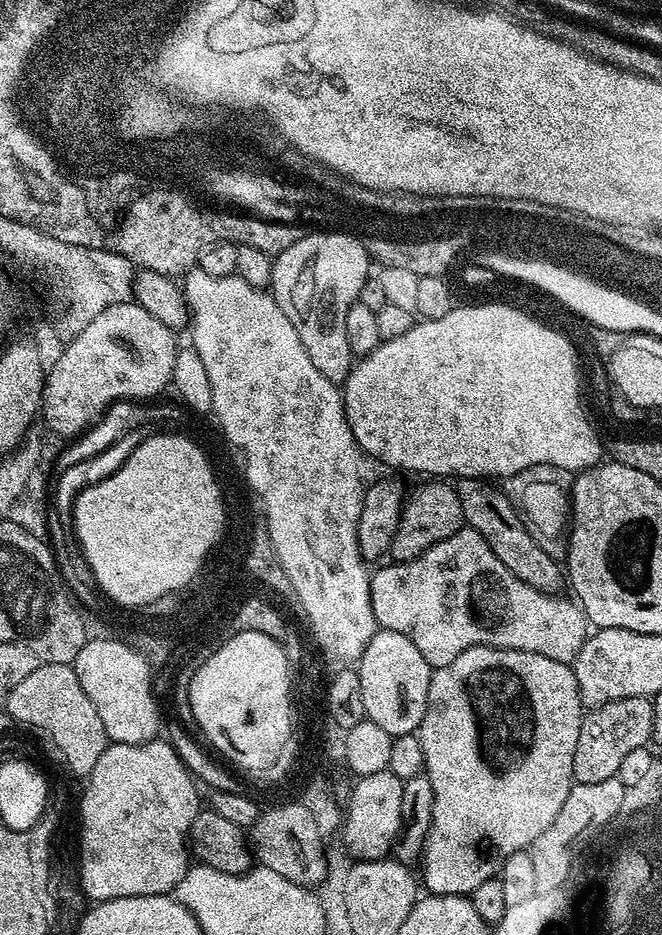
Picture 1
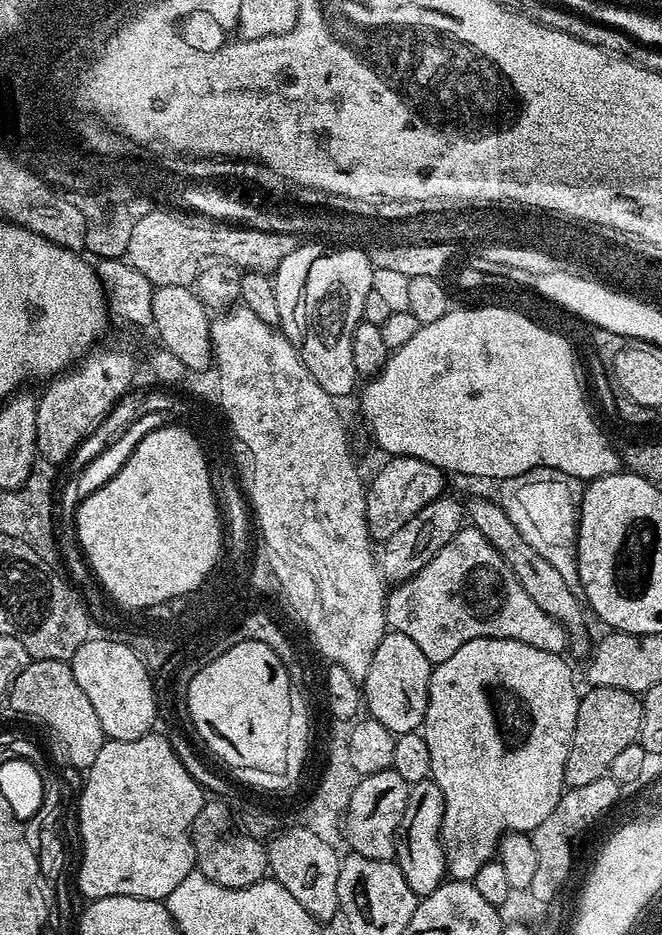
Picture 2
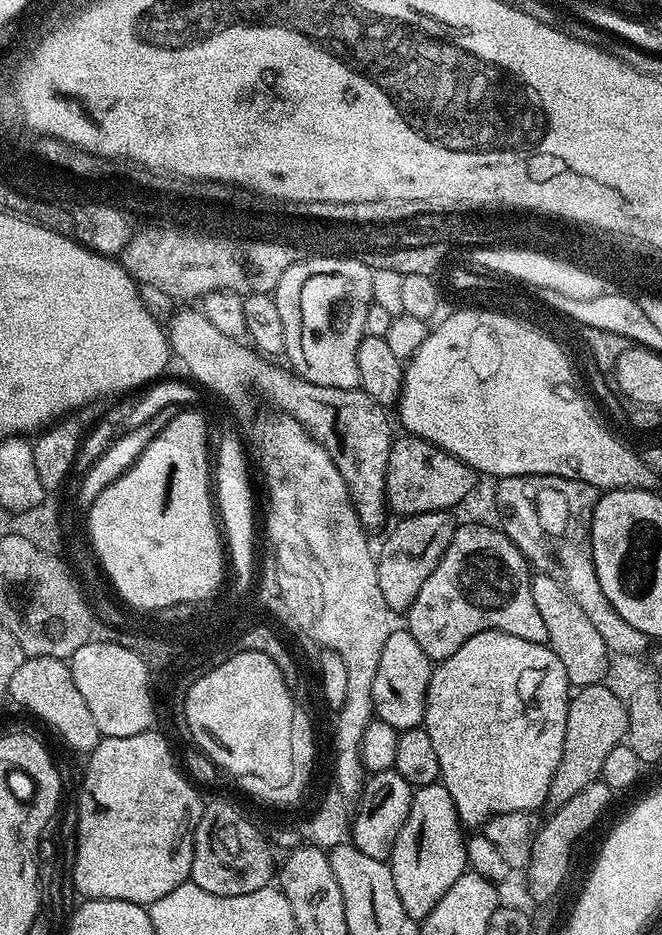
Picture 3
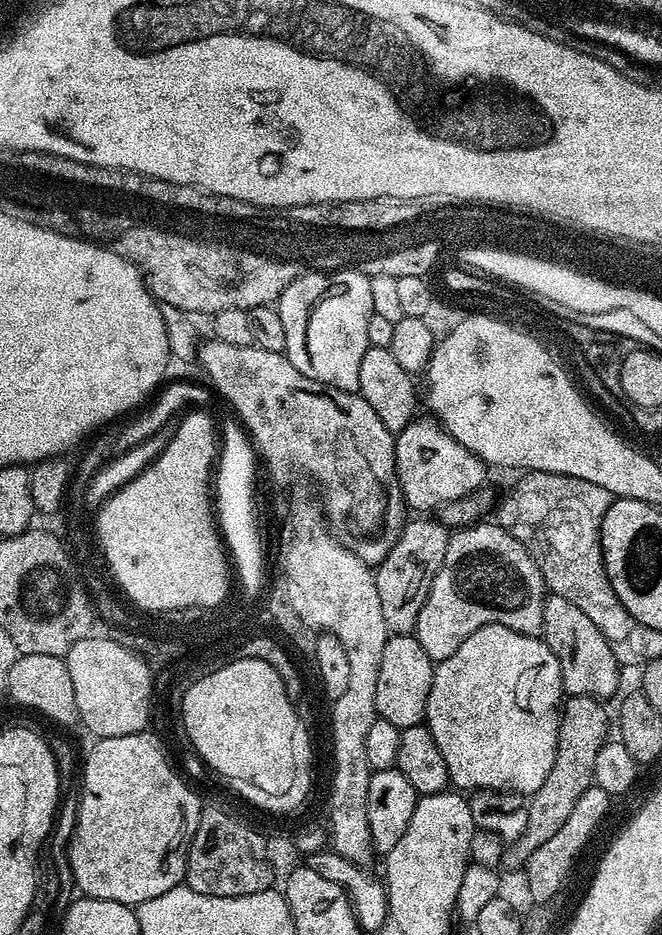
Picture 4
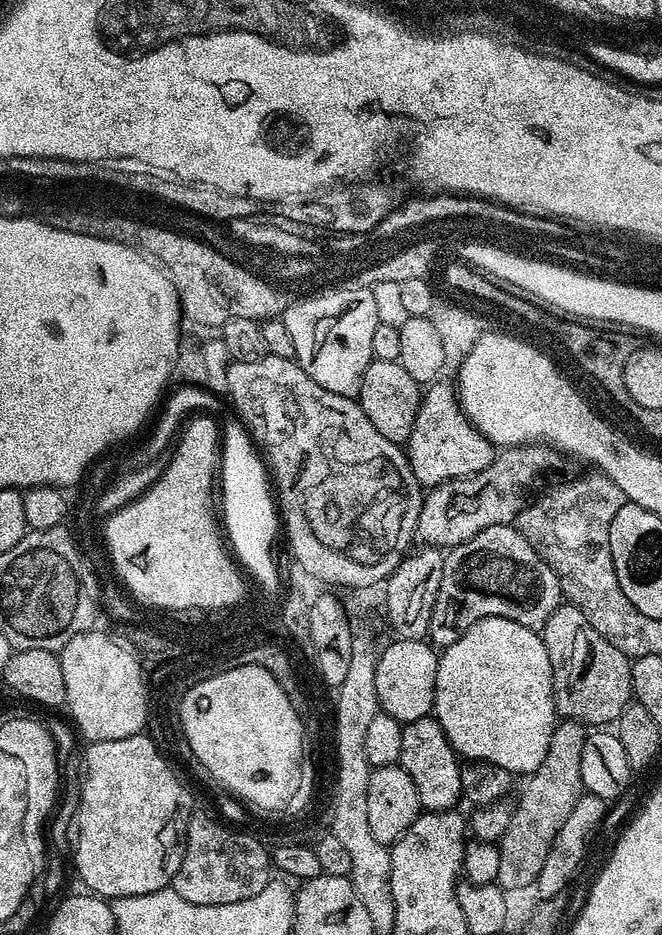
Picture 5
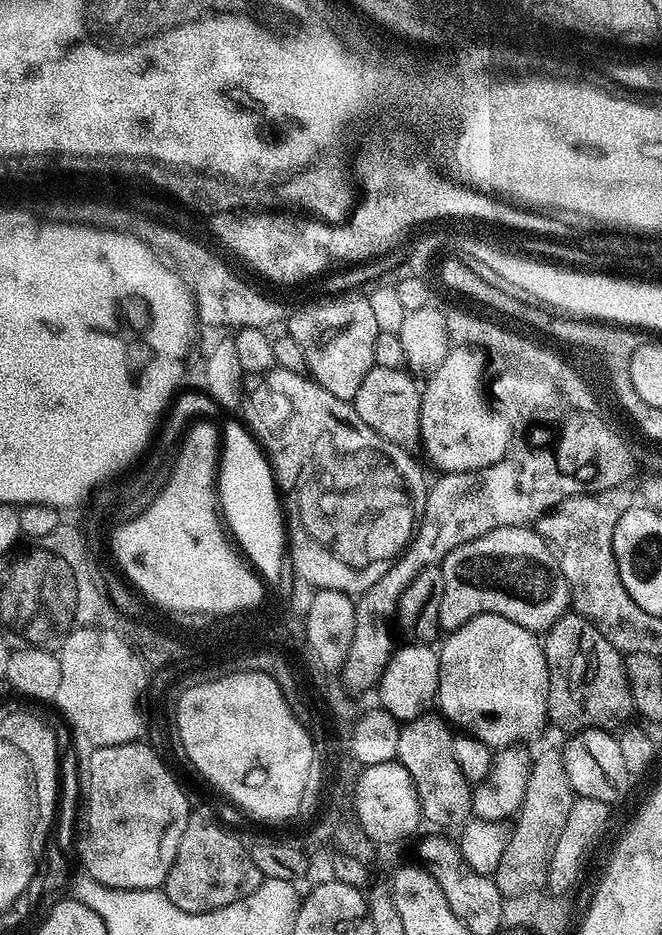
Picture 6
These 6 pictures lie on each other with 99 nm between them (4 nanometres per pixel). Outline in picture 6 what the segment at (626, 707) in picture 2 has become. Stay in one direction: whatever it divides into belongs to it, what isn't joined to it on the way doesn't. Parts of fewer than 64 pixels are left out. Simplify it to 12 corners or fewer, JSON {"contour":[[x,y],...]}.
{"contour":[[559,751],[531,761],[494,879],[545,891],[578,799]]}

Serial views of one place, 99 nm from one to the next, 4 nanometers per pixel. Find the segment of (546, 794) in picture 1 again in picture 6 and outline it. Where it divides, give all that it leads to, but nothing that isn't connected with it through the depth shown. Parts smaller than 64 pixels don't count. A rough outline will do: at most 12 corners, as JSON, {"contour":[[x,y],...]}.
{"contour":[[482,614],[443,637],[436,704],[499,750],[548,720],[537,633]]}

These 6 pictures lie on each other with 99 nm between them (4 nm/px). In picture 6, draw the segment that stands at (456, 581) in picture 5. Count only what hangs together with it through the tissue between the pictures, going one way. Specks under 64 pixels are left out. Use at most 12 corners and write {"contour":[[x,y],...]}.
{"contour":[[532,526],[490,530],[439,569],[445,633],[498,614],[544,634],[570,608]]}

